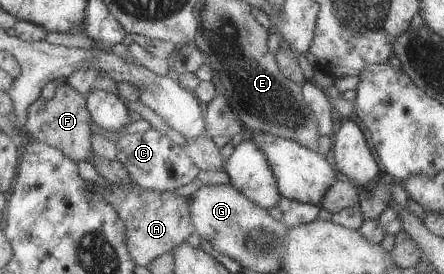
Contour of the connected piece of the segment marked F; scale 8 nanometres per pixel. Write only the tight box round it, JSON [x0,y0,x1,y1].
[26,81,92,164]

